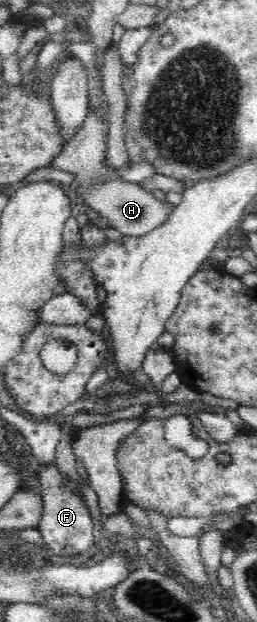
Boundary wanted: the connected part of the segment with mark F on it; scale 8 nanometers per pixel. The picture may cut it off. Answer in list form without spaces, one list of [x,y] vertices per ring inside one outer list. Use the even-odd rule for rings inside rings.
[[[53,461],[47,469],[39,471],[39,490],[43,498],[43,515],[37,530],[43,536],[44,547],[56,555],[73,556],[81,554],[94,545],[93,524],[89,507],[79,489],[69,481],[69,477],[59,470]]]

